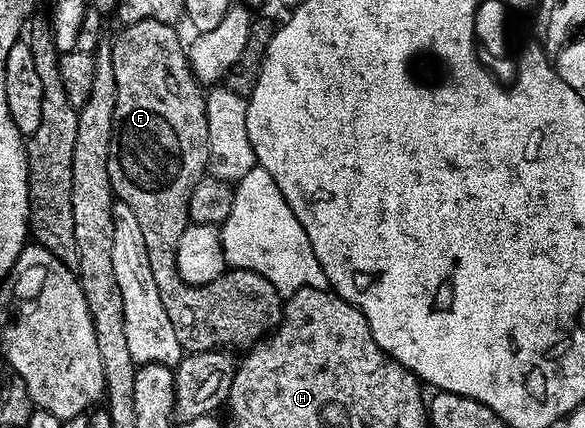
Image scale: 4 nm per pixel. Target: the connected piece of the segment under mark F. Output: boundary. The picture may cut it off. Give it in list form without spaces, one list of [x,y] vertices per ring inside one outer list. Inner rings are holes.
[[[142,21],[120,28],[119,38],[110,42],[111,58],[113,59],[113,75],[117,79],[117,103],[113,111],[113,135],[111,136],[111,150],[109,151],[109,179],[111,180],[111,191],[118,200],[124,201],[133,211],[137,223],[141,226],[141,235],[145,235],[145,247],[149,251],[149,267],[153,271],[153,279],[157,282],[157,295],[161,295],[161,303],[165,303],[165,315],[169,315],[169,323],[173,323],[173,331],[177,331],[177,339],[181,347],[188,354],[209,352],[211,350],[222,350],[229,345],[243,345],[250,347],[257,341],[262,341],[271,330],[279,326],[283,318],[284,298],[277,287],[273,285],[263,274],[257,274],[253,270],[228,268],[219,278],[213,279],[207,285],[187,285],[178,275],[178,268],[175,265],[175,249],[178,247],[179,235],[185,231],[189,224],[187,216],[187,204],[191,198],[193,187],[208,172],[209,166],[209,127],[207,126],[207,99],[201,92],[200,82],[191,71],[189,64],[189,53],[185,48],[185,41],[179,38],[178,28],[175,25],[166,25],[160,21]]]

